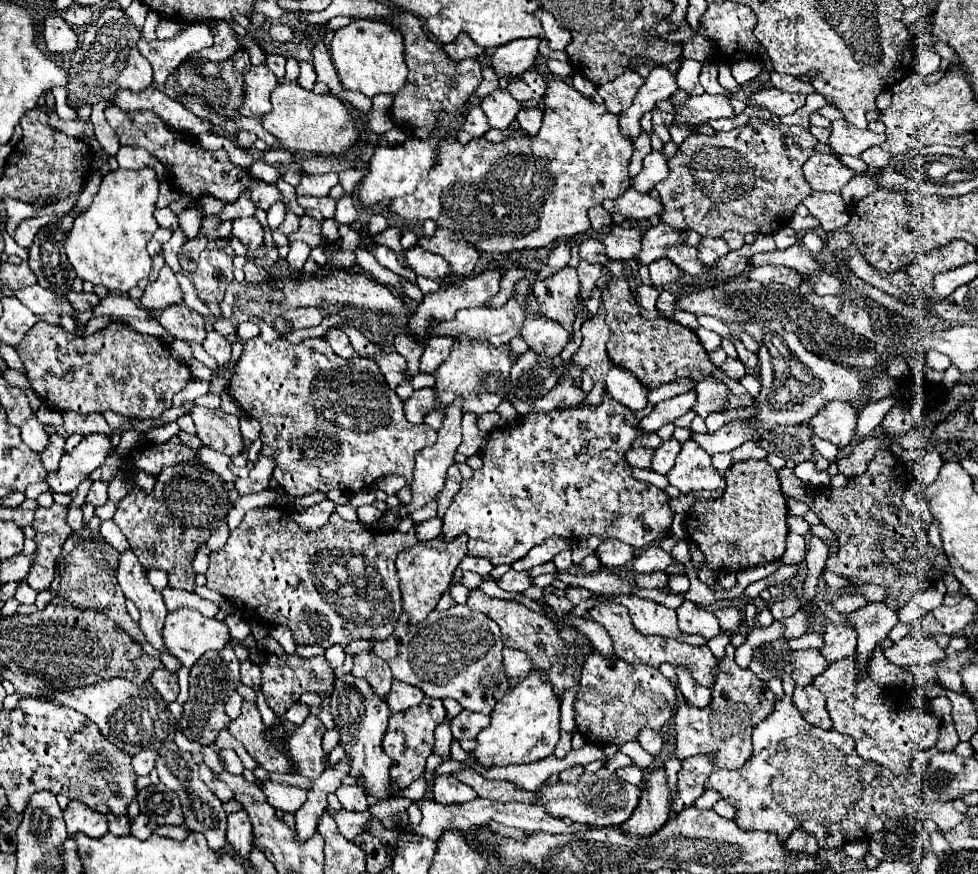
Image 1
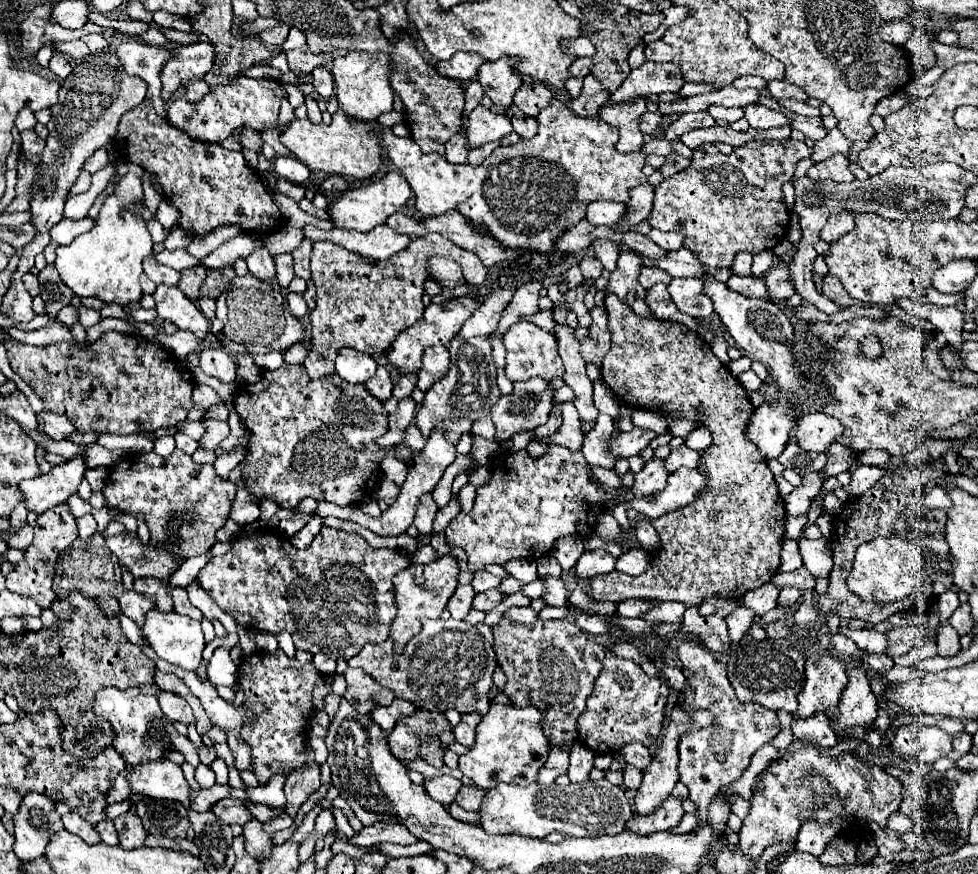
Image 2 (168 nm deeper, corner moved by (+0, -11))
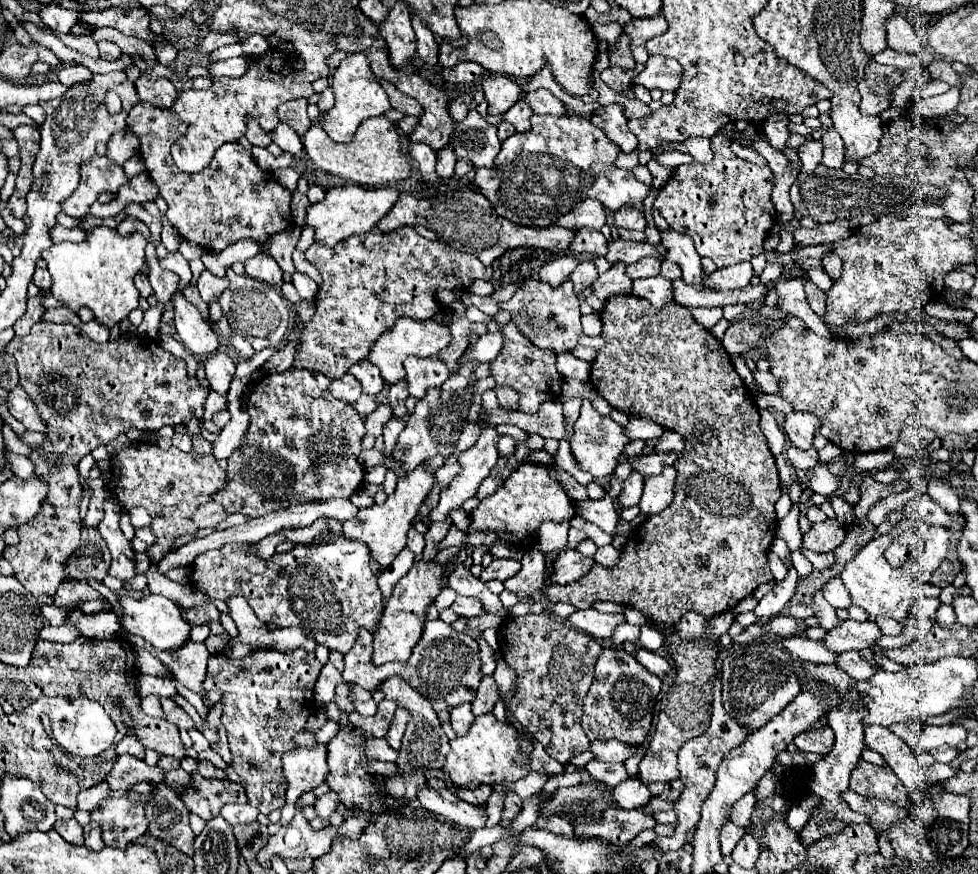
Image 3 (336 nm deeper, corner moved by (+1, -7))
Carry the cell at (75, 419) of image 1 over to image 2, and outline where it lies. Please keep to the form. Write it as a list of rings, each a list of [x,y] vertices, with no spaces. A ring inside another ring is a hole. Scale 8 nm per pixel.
[[[43,410],[37,414],[37,420],[43,424],[43,430],[49,438],[53,440],[63,440],[67,434],[75,432],[73,424],[69,422],[67,416],[61,416],[61,414],[53,414],[49,410]]]

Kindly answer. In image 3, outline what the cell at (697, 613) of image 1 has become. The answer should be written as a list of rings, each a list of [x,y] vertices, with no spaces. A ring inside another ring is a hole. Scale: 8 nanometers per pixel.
[[[712,676],[710,678],[710,684],[712,684],[712,720],[710,720],[710,726],[708,730],[694,738],[694,740],[688,740],[680,750],[678,750],[678,770],[680,770],[680,780],[684,784],[684,790],[680,794],[680,798],[674,802],[674,812],[678,814],[678,822],[676,822],[676,832],[672,836],[666,836],[666,838],[658,838],[654,840],[654,844],[662,850],[662,852],[670,852],[670,850],[680,850],[684,844],[686,844],[686,834],[688,830],[696,828],[698,820],[700,820],[700,806],[702,802],[706,800],[706,796],[710,794],[714,782],[716,782],[716,770],[718,770],[718,764],[722,762],[722,756],[730,750],[730,748],[736,748],[738,744],[742,744],[752,732],[754,728],[746,728],[742,724],[738,724],[724,708],[722,708],[722,680],[720,676]]]

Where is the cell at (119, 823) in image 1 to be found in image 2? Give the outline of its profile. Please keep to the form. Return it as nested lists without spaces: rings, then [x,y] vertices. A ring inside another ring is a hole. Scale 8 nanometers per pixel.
[[[101,820],[99,824],[95,824],[95,830],[99,832],[99,836],[101,836],[101,842],[103,842],[103,844],[107,844],[107,846],[117,846],[117,844],[119,844],[113,822]]]

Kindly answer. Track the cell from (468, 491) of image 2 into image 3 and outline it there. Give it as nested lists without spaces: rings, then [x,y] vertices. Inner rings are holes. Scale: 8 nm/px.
[[[456,508],[454,512],[450,512],[450,518],[452,518],[452,524],[456,528],[460,528],[462,532],[466,532],[466,528],[470,524],[470,518],[468,518],[468,512],[464,508]]]

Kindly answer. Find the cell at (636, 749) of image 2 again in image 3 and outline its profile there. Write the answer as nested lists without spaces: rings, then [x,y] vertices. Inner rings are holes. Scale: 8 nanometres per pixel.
[[[596,740],[590,744],[590,750],[598,760],[604,762],[624,762],[632,756],[636,756],[638,746],[630,746],[620,740]]]

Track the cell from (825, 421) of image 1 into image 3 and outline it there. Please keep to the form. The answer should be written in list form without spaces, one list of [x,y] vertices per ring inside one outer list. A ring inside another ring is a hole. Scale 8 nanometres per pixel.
[[[790,412],[786,416],[786,424],[784,424],[784,430],[790,438],[790,442],[796,446],[796,448],[802,448],[802,450],[808,450],[812,448],[812,442],[814,442],[814,436],[818,434],[818,428],[820,428],[820,420],[818,416],[814,414],[806,414],[806,412]]]

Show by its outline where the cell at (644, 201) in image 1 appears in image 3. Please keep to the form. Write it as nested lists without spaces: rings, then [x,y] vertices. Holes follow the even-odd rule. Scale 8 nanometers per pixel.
[[[584,200],[572,212],[568,212],[566,216],[560,216],[556,224],[572,230],[578,230],[578,228],[600,230],[606,224],[606,210],[602,204],[598,204],[598,200]]]

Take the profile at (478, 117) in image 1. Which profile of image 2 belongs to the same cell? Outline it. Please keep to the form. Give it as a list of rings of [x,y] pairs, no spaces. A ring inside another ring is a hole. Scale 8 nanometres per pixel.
[[[463,132],[455,134],[447,144],[447,154],[445,158],[451,162],[451,164],[467,164],[467,148],[465,148],[467,140],[463,140]]]

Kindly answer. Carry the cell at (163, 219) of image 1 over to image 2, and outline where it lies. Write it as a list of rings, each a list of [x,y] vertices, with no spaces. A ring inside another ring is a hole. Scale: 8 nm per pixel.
[[[147,220],[147,230],[151,232],[151,237],[154,243],[162,243],[165,241],[165,228],[155,220]]]

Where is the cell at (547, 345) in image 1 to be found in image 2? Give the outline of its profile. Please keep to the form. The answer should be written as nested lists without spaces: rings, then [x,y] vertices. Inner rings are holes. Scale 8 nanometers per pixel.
[[[517,322],[505,334],[503,344],[505,344],[505,350],[507,350],[505,376],[511,382],[529,380],[533,376],[539,376],[539,378],[551,382],[553,378],[561,378],[563,376],[563,364],[561,364],[561,358],[557,354],[557,342],[555,342],[555,338],[549,332],[541,330],[539,326],[535,326],[531,322]]]

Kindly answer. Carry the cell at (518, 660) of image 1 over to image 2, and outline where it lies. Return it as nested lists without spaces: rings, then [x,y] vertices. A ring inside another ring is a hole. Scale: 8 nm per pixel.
[[[497,666],[497,668],[495,668],[495,674],[493,674],[493,688],[491,688],[491,692],[489,692],[489,700],[495,698],[495,694],[505,686],[505,682],[507,682],[507,678],[503,676],[503,670]]]

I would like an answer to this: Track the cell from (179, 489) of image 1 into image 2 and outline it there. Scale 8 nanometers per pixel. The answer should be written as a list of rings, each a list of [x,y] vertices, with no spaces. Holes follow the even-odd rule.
[[[119,534],[119,536],[107,536],[105,538],[107,548],[119,558],[119,564],[125,566],[133,578],[143,576],[167,576],[177,570],[175,554],[167,552],[167,548],[151,548],[143,546],[137,538],[137,534]]]

